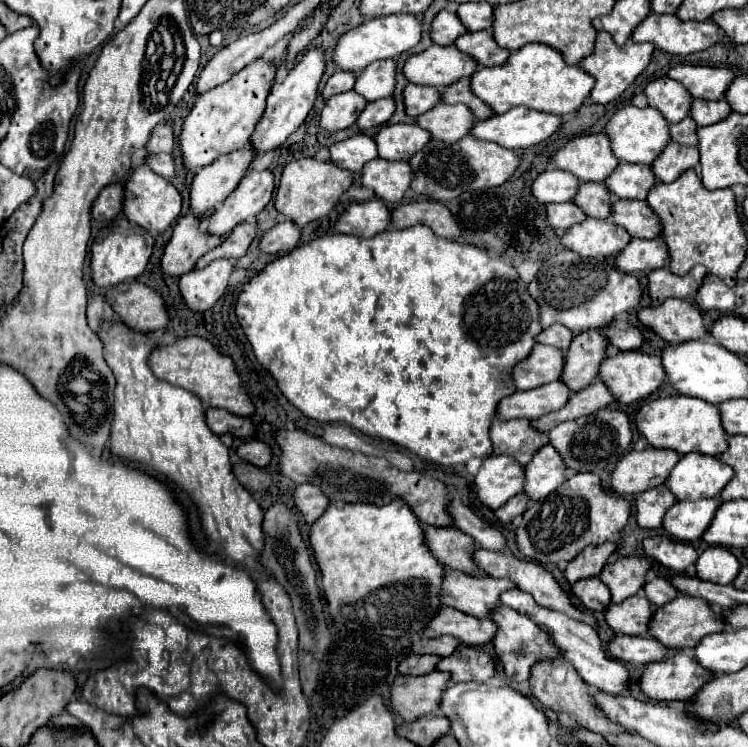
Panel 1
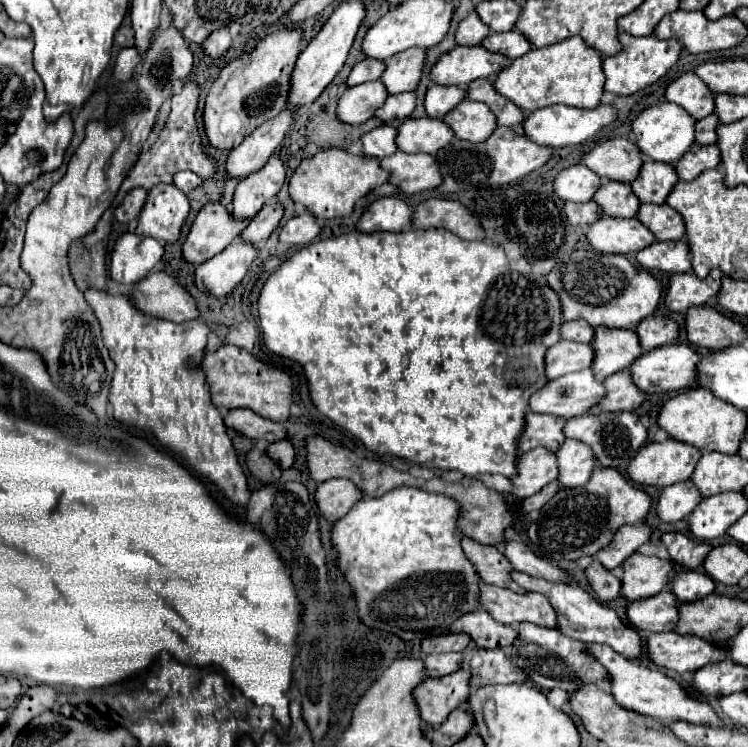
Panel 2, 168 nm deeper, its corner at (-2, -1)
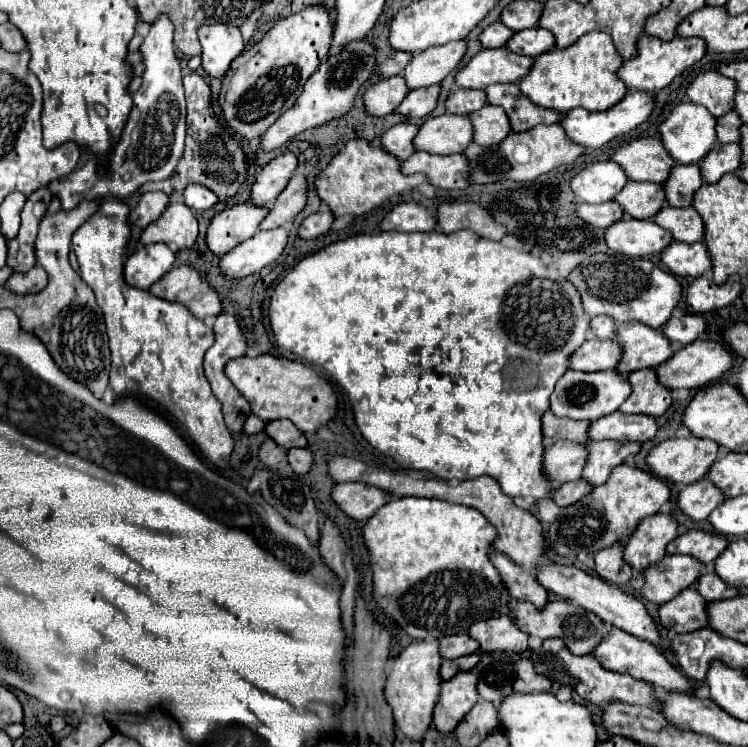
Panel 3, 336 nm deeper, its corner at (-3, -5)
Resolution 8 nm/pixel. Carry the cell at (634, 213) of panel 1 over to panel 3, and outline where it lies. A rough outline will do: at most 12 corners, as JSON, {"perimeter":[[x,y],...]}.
{"perimeter":[[662,207],[654,217],[676,241],[704,241],[696,209]]}

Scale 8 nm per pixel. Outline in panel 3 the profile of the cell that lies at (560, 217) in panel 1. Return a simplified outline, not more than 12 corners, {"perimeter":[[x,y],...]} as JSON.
{"perimeter":[[616,201],[580,203],[576,213],[594,227],[610,227],[624,219]]}

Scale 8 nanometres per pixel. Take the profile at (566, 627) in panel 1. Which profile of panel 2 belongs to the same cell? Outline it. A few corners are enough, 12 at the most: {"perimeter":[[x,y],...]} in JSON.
{"perimeter":[[585,643],[621,707],[659,721],[725,727],[663,671]]}

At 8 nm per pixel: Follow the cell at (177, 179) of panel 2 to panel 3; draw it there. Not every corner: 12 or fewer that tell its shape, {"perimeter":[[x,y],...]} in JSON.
{"perimeter":[[190,185],[184,201],[192,211],[206,211],[218,197],[202,185]]}

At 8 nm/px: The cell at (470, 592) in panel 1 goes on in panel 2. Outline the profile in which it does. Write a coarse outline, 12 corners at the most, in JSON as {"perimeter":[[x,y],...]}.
{"perimeter":[[479,583],[479,603],[503,625],[557,627],[541,593]]}

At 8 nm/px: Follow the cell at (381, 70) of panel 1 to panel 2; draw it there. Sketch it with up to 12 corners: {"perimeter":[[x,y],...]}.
{"perimeter":[[425,49],[385,61],[381,83],[389,95],[415,91]]}

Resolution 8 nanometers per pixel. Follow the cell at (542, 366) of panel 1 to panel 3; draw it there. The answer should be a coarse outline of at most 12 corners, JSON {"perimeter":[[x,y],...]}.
{"perimeter":[[590,337],[570,369],[604,371],[622,359],[618,341]]}

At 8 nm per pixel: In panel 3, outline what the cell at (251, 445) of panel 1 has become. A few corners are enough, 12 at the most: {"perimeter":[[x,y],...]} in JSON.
{"perimeter":[[290,449],[288,461],[302,477],[312,467],[310,449]]}

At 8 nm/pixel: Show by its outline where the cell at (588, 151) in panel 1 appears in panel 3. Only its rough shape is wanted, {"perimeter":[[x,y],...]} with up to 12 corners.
{"perimeter":[[636,139],[612,159],[632,181],[664,183],[676,165],[660,139]]}

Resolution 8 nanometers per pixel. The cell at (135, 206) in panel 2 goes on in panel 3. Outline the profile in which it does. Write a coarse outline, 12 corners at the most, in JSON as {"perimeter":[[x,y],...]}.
{"perimeter":[[142,193],[130,223],[148,227],[164,213],[170,197]]}

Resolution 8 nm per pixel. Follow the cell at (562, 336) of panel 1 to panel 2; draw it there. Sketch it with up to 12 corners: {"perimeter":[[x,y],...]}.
{"perimeter":[[585,321],[561,323],[561,339],[591,343],[593,329]]}

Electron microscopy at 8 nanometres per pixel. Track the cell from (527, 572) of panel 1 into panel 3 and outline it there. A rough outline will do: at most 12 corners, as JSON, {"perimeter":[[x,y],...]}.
{"perimeter":[[626,631],[594,651],[614,673],[646,679],[672,693],[696,693],[650,643]]}

